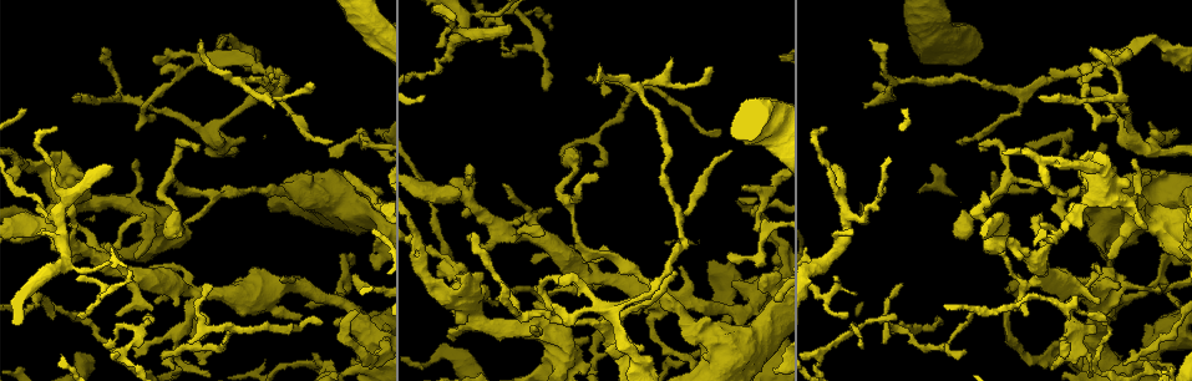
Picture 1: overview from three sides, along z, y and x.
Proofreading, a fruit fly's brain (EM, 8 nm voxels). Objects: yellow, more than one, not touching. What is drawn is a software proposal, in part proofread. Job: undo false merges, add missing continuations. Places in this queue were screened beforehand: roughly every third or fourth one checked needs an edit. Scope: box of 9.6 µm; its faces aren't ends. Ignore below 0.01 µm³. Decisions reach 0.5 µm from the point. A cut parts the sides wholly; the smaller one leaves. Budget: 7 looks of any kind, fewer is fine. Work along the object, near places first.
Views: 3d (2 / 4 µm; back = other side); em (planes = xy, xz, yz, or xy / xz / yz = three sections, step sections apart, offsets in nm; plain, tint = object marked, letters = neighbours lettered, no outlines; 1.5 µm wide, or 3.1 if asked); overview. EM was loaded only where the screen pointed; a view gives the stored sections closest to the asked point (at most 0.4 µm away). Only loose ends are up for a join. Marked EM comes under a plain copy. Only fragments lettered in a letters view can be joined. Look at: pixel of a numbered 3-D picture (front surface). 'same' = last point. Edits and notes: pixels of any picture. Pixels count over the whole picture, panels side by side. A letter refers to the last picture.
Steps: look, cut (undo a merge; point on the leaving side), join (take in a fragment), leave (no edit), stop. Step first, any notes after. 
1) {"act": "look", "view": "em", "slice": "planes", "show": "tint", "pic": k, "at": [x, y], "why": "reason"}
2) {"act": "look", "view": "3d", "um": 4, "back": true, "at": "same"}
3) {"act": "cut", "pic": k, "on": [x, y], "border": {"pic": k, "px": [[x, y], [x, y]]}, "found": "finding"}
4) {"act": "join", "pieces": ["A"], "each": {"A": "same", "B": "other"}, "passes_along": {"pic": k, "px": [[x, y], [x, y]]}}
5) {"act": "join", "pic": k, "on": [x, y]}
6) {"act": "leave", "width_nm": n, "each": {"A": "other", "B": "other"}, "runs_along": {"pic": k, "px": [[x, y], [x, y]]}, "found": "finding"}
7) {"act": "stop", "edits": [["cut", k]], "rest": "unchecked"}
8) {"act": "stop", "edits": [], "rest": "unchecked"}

{"act": "look", "view": "3d", "um": 4, "pic": 1, "at": [79, 277], "why": "tapers out"}

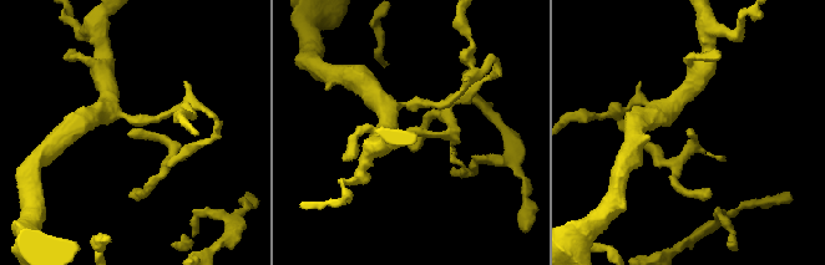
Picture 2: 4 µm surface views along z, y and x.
{"act": "look", "view": "em", "slice": "planes", "show": "letters", "pic": 2, "at": [686, 131], "why": "now the EM"}

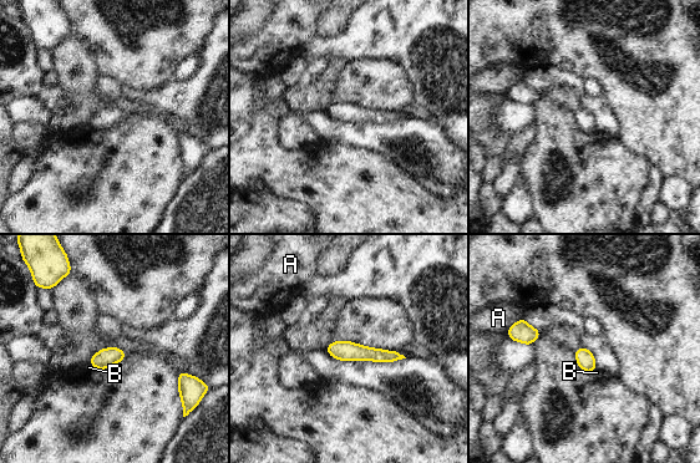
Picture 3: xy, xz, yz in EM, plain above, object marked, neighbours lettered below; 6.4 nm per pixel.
{"act": "leave", "each": {"A": "other", "B": "other"}, "found": "no lettered fragment goes on from it"}

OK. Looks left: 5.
{"act": "look", "view": "3d", "um": 4, "pic": 1, "at": [532, 258], "why": "free end"}

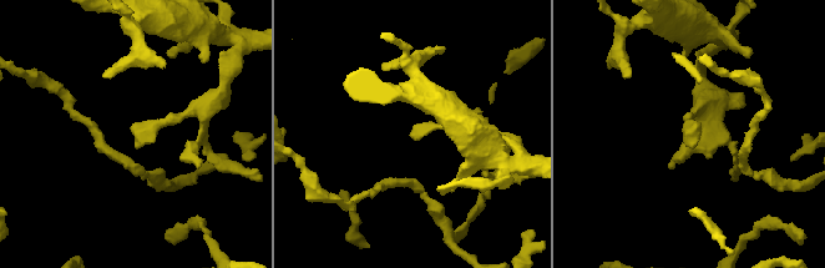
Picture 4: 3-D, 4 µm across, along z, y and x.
{"act": "look", "view": "em", "slice": "planes", "show": "letters", "pic": 4, "at": [416, 135], "why": "need the tissue"}

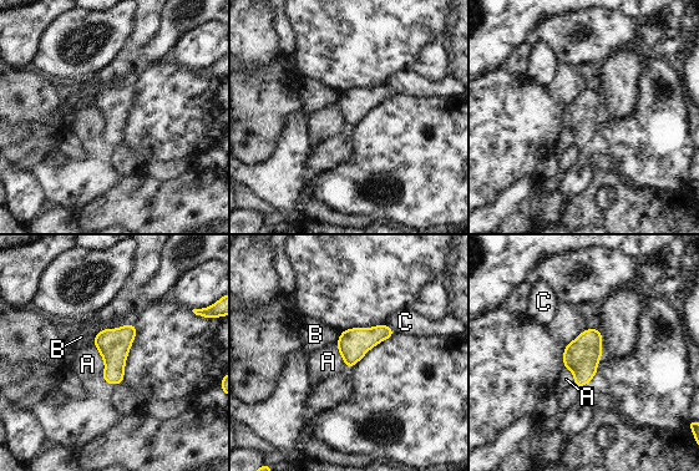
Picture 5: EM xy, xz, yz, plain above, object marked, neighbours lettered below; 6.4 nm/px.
{"act": "leave", "each": {"A": "other", "B": "other", "C": "other"}, "border": {"pic": 5, "px": [[94, 343], [104, 361], [102, 375]]}, "found": "no lettered fragment goes on from it"}

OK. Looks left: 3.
{"act": "look", "view": "em", "slice": "planes", "show": "letters", "pic": 1, "at": [1124, 363], "why": "end of a long branch"}

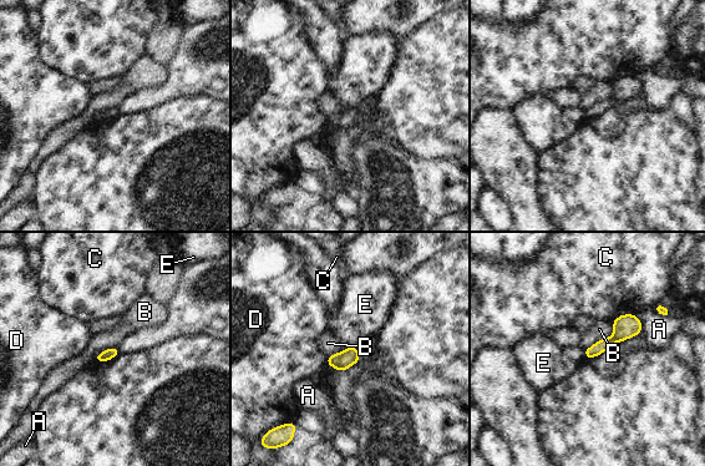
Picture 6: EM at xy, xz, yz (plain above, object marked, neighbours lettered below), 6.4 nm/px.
{"act": "leave", "each": {"A": "other", "B": "other", "C": "other", "D": "other", "E": "other"}, "found": "no lettered fragment goes on from it"}

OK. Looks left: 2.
{"act": "stop", "edits": [], "rest": "unchecked"}

